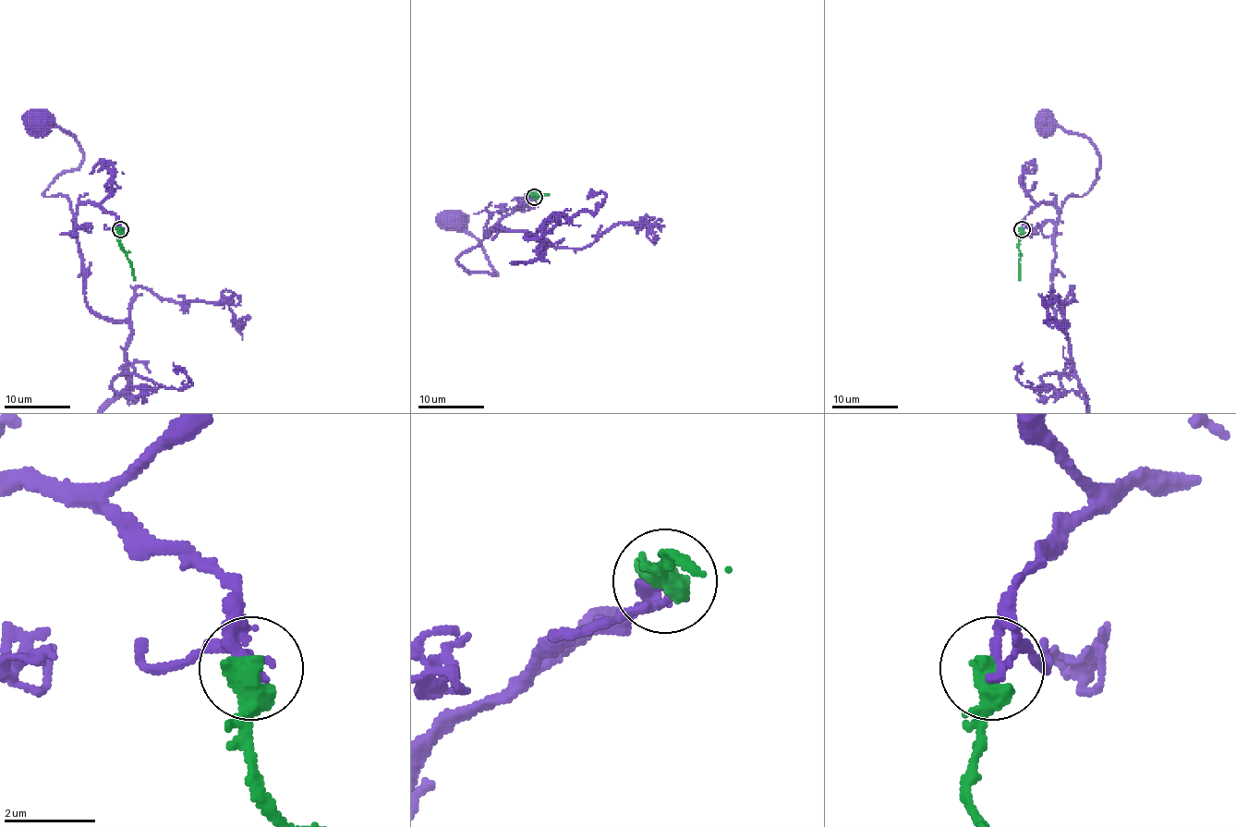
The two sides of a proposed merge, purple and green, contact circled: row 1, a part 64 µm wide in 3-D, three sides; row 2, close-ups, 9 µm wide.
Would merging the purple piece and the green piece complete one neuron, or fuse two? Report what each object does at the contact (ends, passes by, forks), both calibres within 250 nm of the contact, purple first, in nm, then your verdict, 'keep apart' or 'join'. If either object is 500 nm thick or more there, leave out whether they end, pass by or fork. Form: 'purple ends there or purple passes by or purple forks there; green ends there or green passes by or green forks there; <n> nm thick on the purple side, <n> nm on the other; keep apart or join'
180 nm thick on the purple side, 600 nm on the other; join

